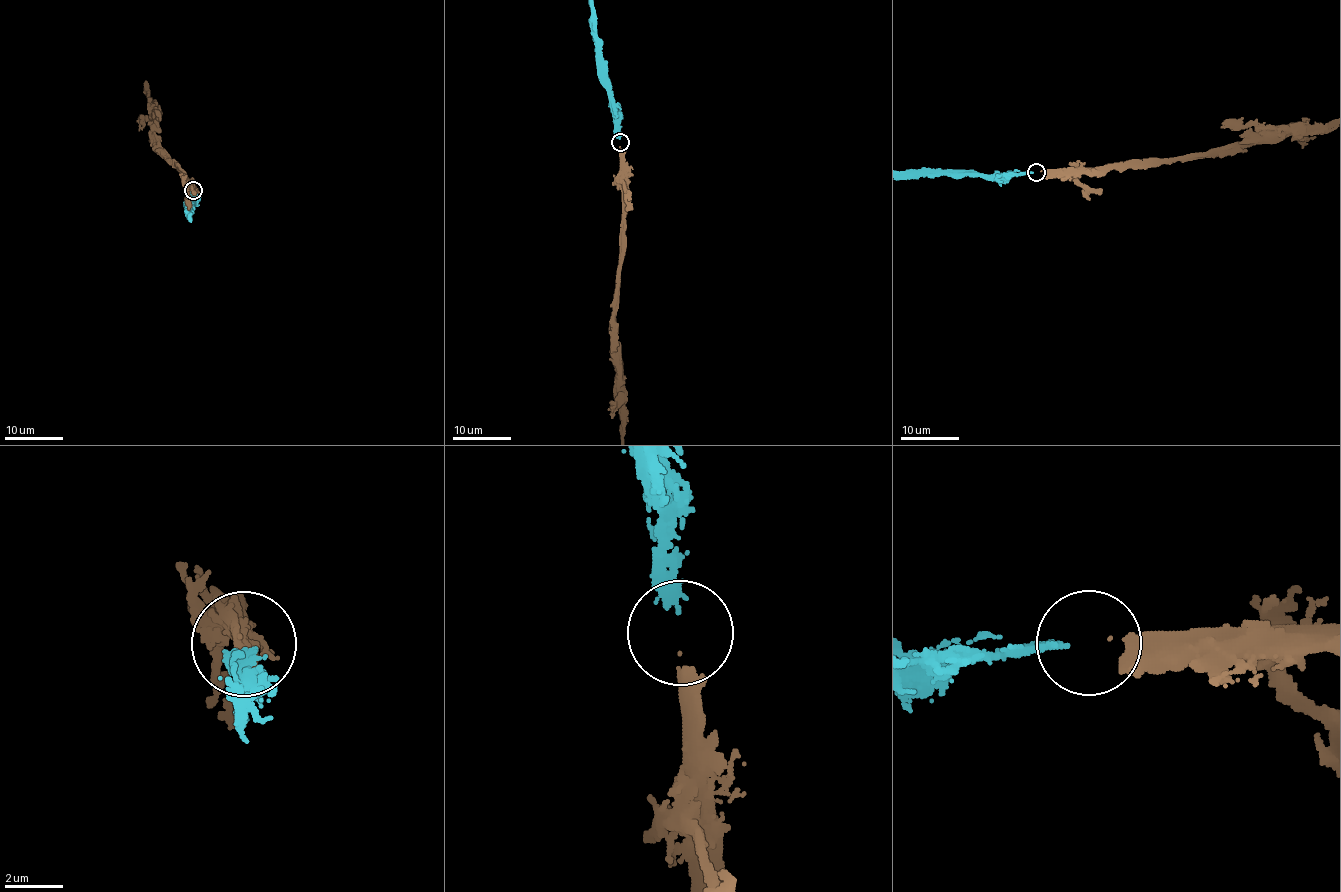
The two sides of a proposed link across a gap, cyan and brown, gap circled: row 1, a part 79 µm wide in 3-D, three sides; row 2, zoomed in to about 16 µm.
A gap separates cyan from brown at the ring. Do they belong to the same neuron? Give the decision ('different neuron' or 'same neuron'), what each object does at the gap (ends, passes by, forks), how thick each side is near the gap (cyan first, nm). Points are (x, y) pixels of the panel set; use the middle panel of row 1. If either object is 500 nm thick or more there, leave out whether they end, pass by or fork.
same neuron; cyan ends there; brown ends there; 240 nm thick on the cyan side, 130 nm on the other

